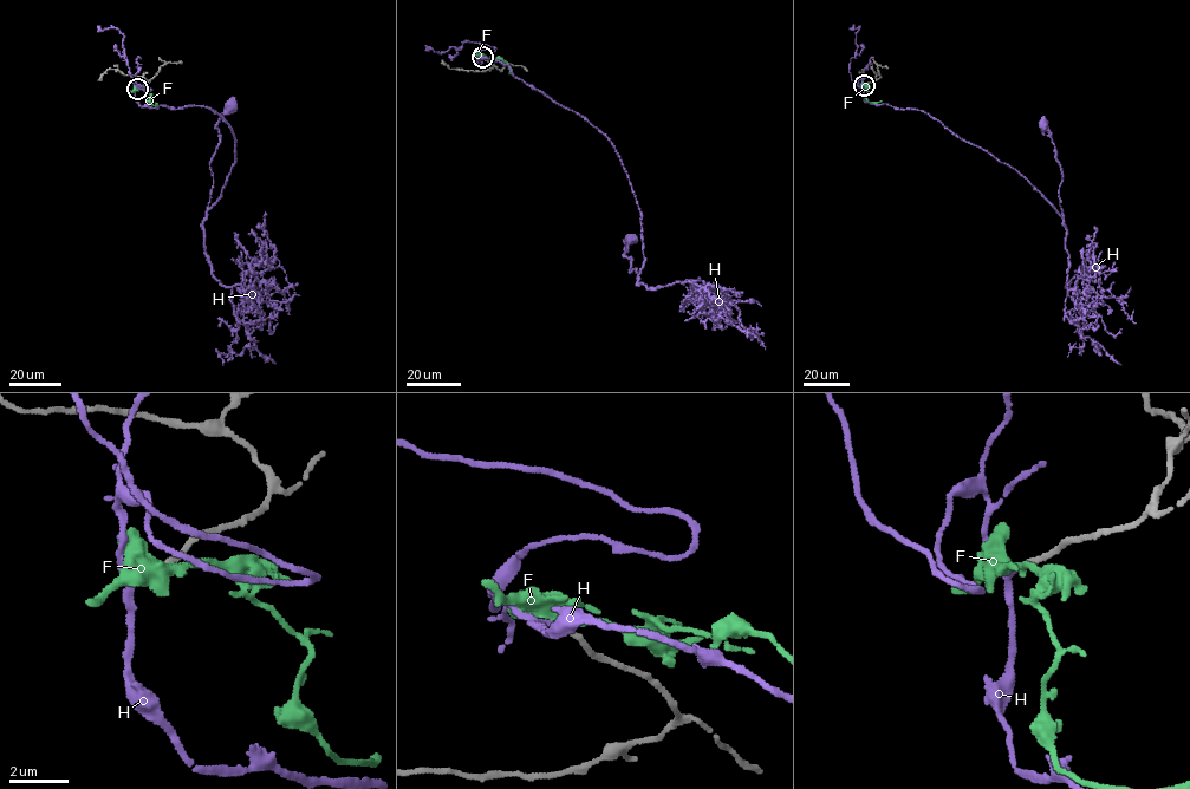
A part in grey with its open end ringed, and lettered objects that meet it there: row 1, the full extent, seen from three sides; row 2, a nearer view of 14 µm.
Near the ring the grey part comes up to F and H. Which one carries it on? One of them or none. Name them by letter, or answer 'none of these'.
H

